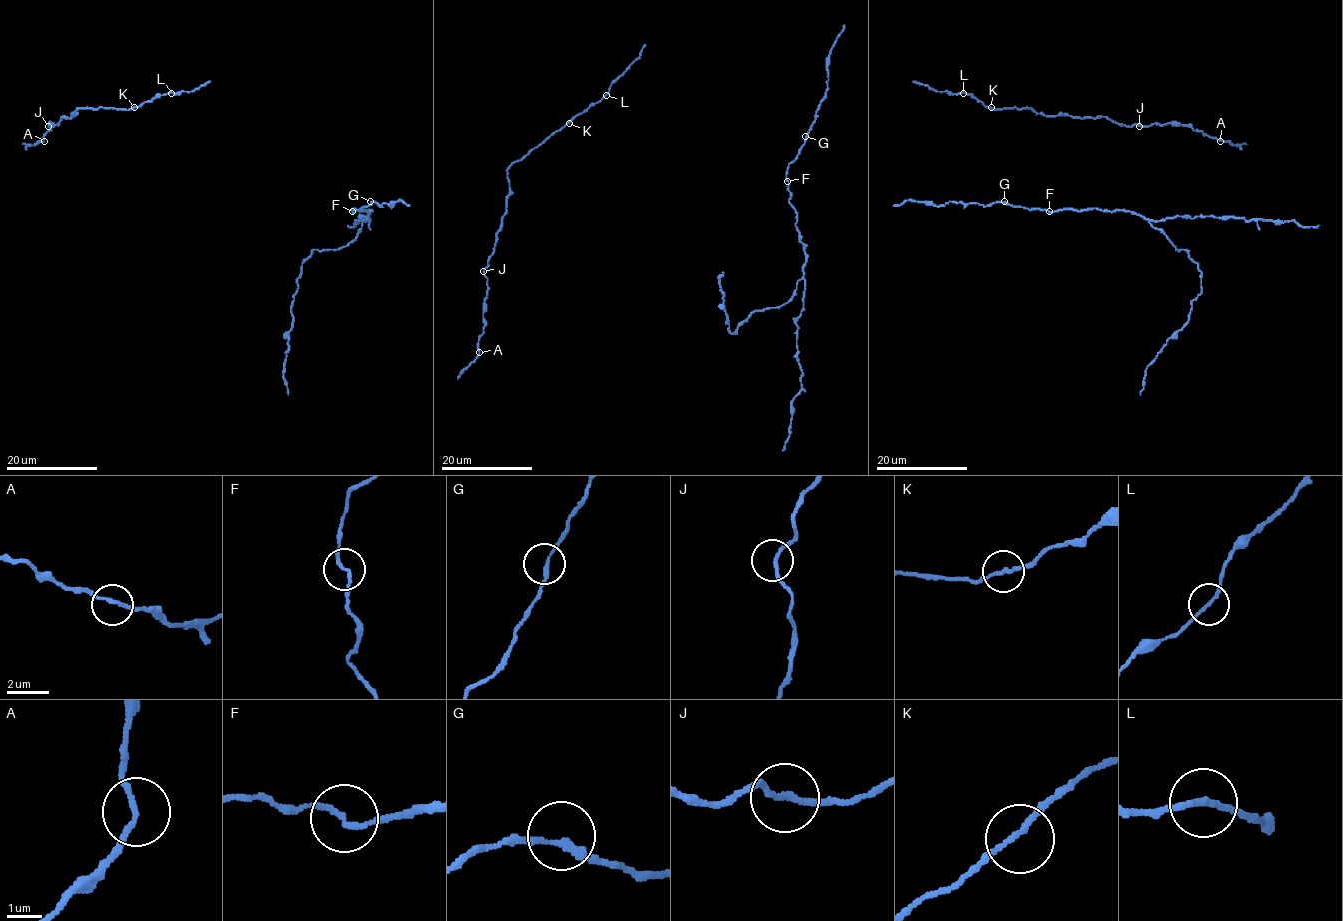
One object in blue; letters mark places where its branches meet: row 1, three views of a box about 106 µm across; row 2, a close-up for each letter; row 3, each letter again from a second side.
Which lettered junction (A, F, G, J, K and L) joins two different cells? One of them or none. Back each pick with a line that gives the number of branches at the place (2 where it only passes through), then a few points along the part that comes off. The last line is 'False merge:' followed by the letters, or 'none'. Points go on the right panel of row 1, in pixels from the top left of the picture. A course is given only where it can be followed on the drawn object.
False merge: none

